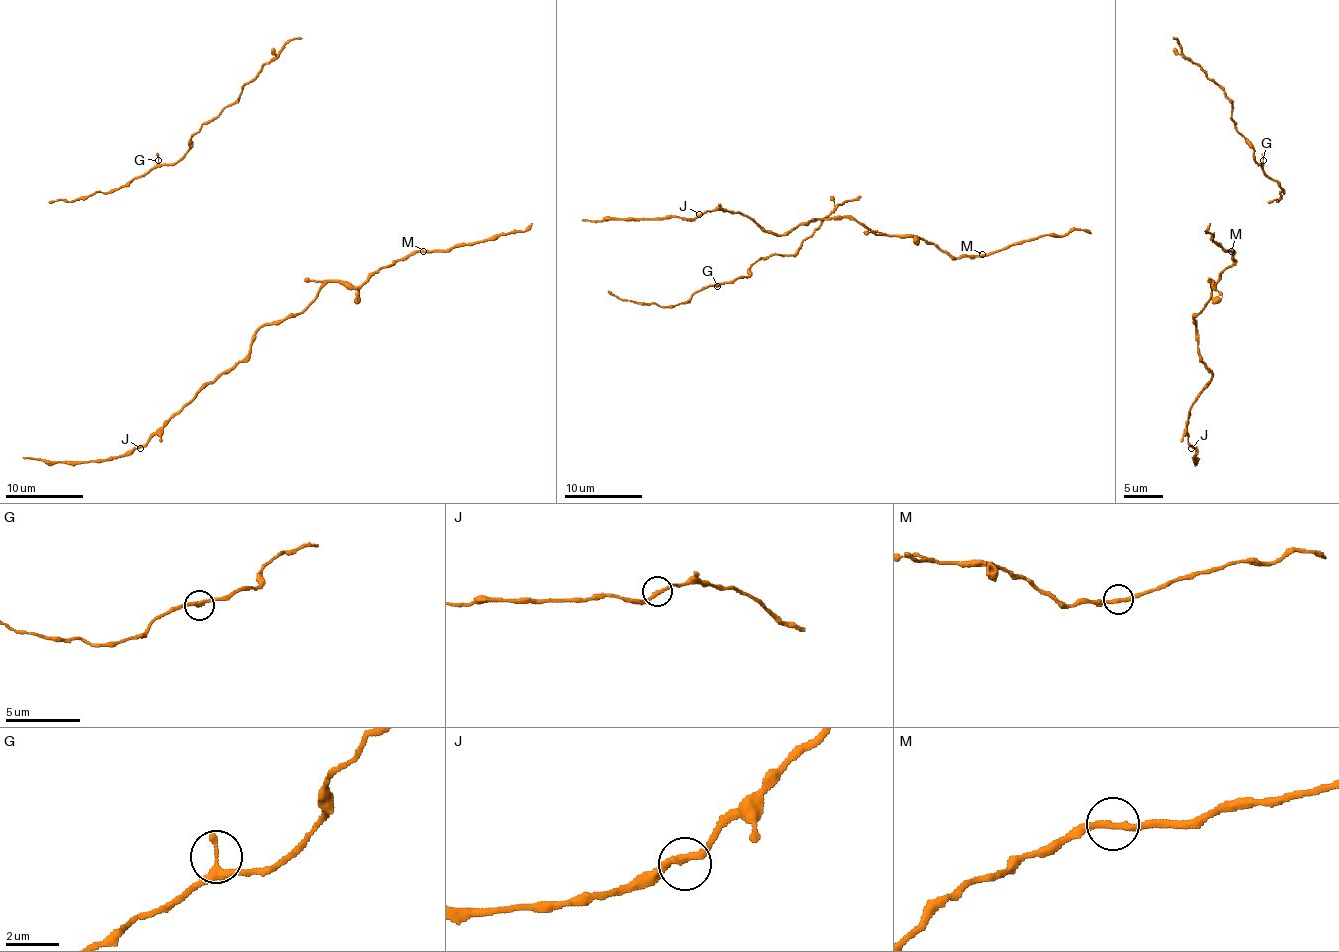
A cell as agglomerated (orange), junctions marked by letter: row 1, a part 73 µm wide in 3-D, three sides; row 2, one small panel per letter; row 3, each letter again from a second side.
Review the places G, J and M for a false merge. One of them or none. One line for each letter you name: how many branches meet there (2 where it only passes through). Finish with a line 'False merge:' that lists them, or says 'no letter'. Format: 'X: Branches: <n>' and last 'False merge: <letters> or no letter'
False merge: no letter

